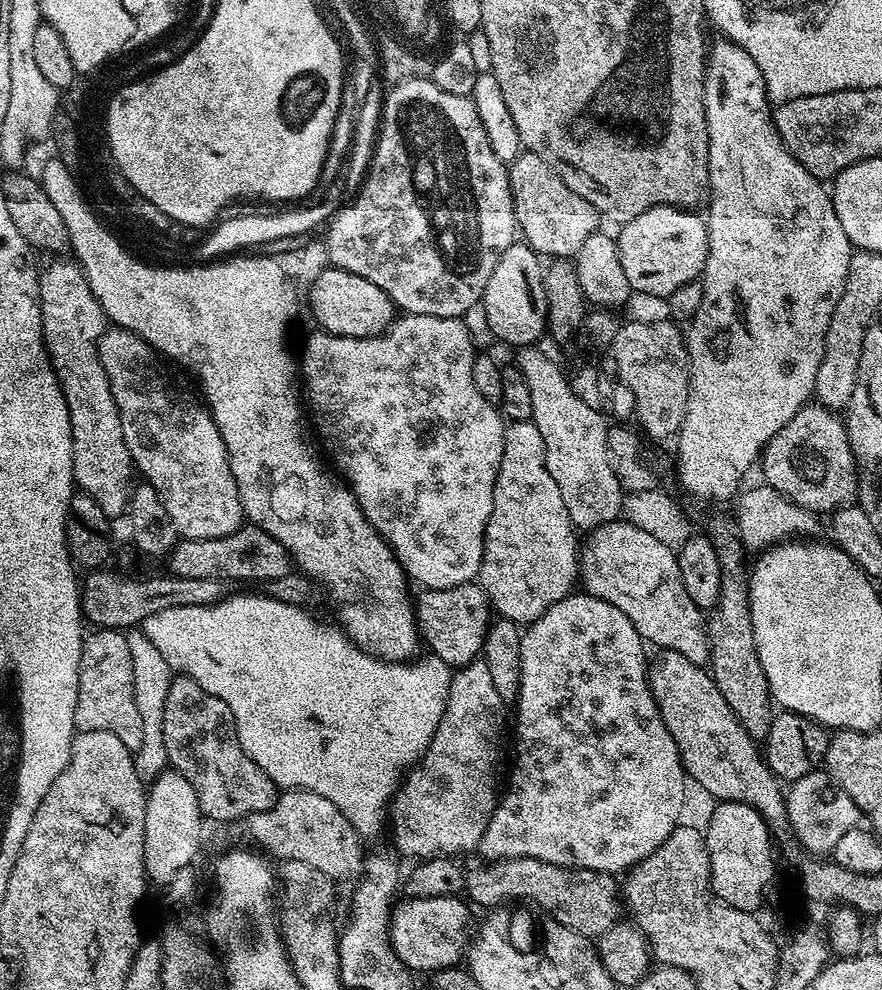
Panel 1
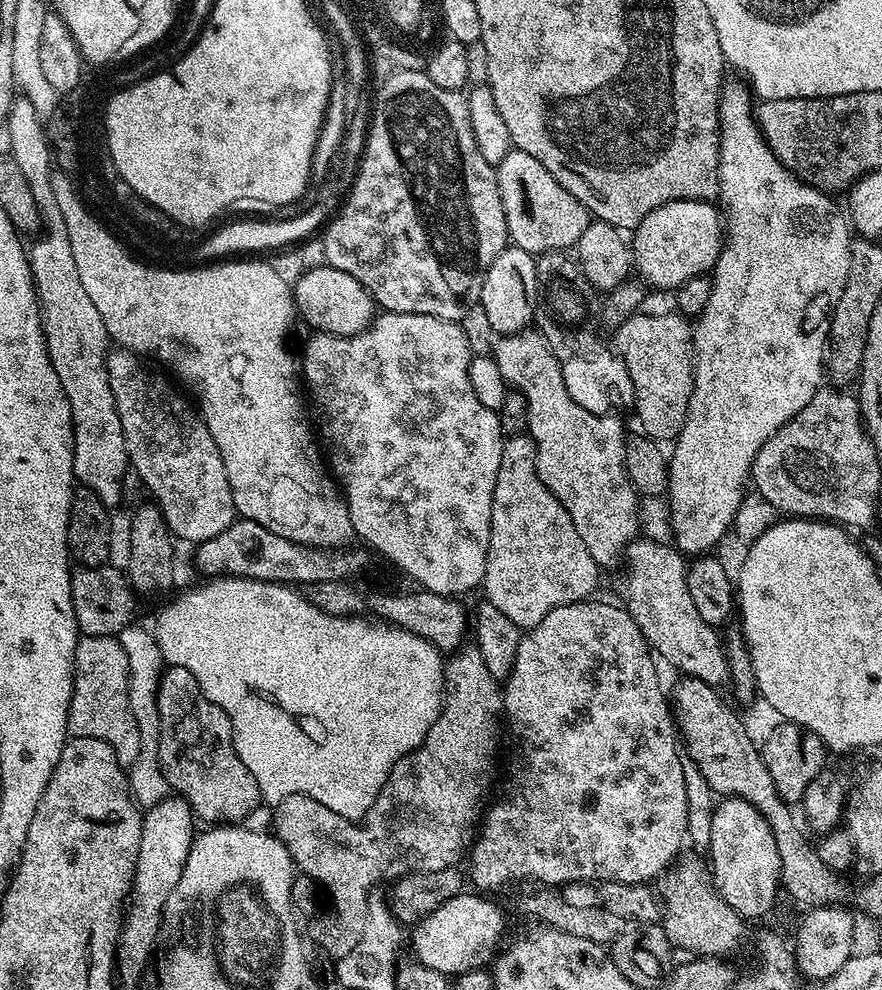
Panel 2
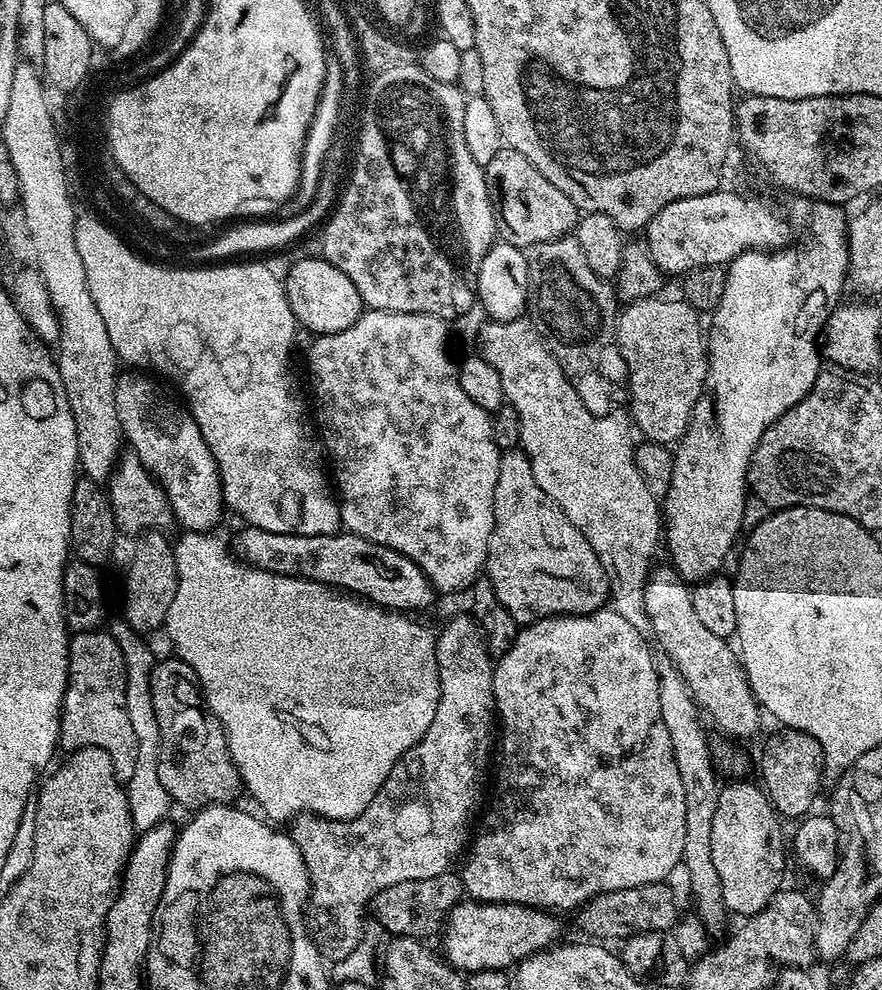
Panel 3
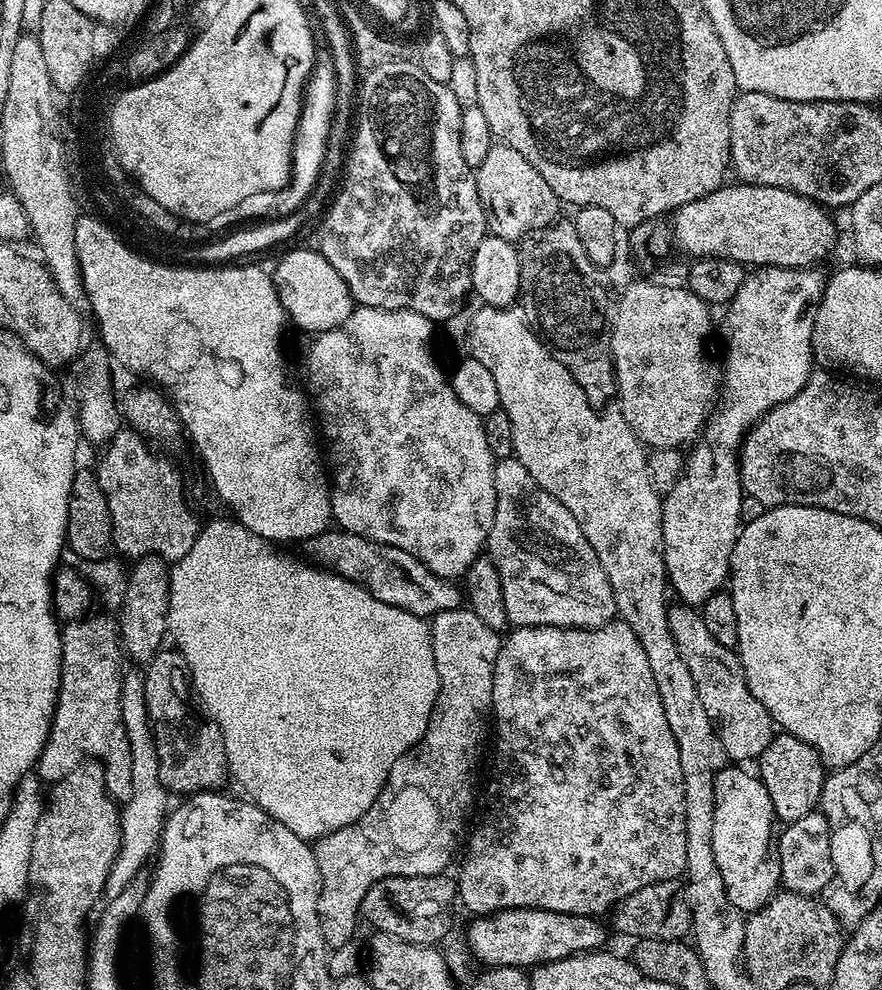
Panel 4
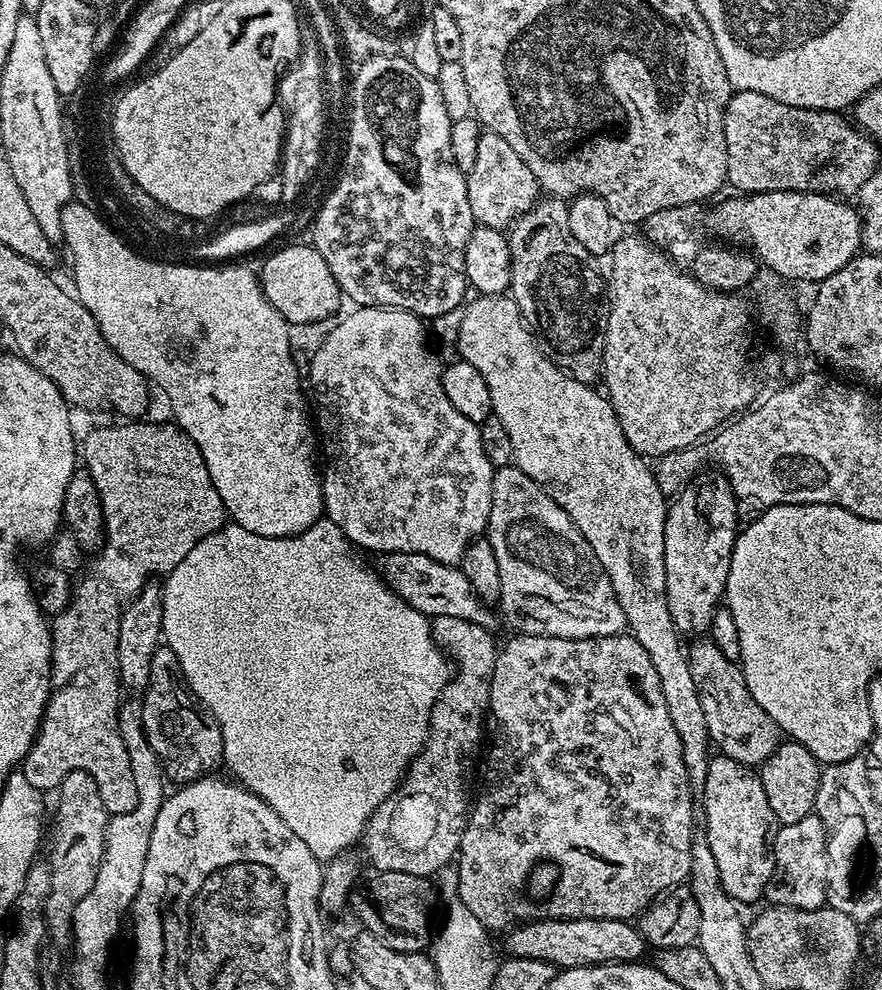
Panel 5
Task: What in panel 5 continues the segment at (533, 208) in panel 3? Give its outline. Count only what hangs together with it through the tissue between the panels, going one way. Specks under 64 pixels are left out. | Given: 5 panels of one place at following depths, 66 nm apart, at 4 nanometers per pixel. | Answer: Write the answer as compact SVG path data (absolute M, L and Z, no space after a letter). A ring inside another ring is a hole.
M481 131L478 155L466 172L470 210L477 225L486 228L511 229L520 217L535 208L542 196L540 184L530 174L530 166L518 158L518 153L510 147L510 142L498 134Z

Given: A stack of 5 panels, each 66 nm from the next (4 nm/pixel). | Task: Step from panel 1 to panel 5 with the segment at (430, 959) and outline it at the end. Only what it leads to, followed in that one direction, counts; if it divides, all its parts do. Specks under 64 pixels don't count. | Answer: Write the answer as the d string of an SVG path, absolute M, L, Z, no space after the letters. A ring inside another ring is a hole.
M530 920L517 923L507 936L509 957L541 960L560 970L583 964L631 964L639 961L646 949L646 941L637 925L627 920Z

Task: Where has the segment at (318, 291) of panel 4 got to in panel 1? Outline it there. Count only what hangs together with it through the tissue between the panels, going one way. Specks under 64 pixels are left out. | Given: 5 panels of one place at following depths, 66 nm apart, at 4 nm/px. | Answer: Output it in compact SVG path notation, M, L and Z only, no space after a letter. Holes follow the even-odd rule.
M327 267L312 283L308 293L308 300L312 303L312 316L320 323L317 325L335 336L379 336L380 333L388 331L388 325L394 319L391 298L378 290L374 282L366 282L366 278L358 278L358 274L350 274L344 268Z

